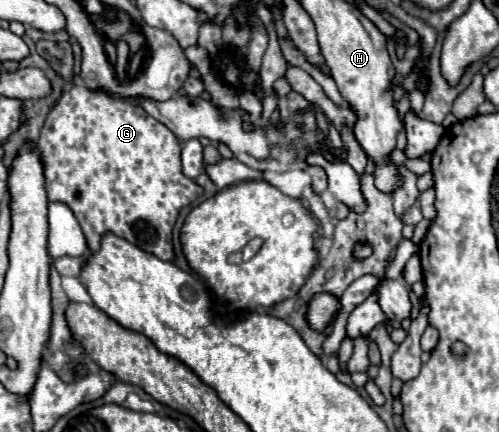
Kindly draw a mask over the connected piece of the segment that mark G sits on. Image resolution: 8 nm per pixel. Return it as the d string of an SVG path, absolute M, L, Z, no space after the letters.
M74 86L62 94L60 102L50 110L38 140L40 156L44 156L44 180L50 202L64 202L76 214L86 244L94 252L94 240L106 232L128 240L130 244L158 256L160 260L174 262L172 228L184 206L194 202L204 190L192 178L182 174L180 140L158 120L148 116L140 106L124 100L96 94L84 86Z

